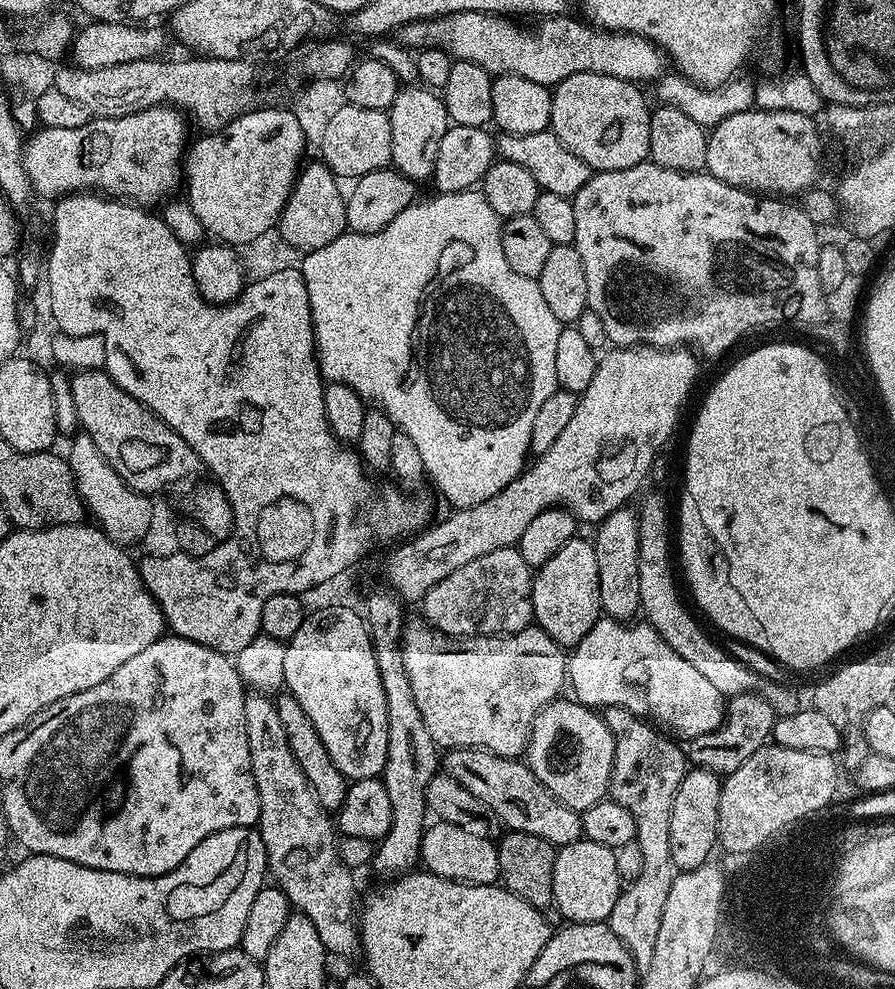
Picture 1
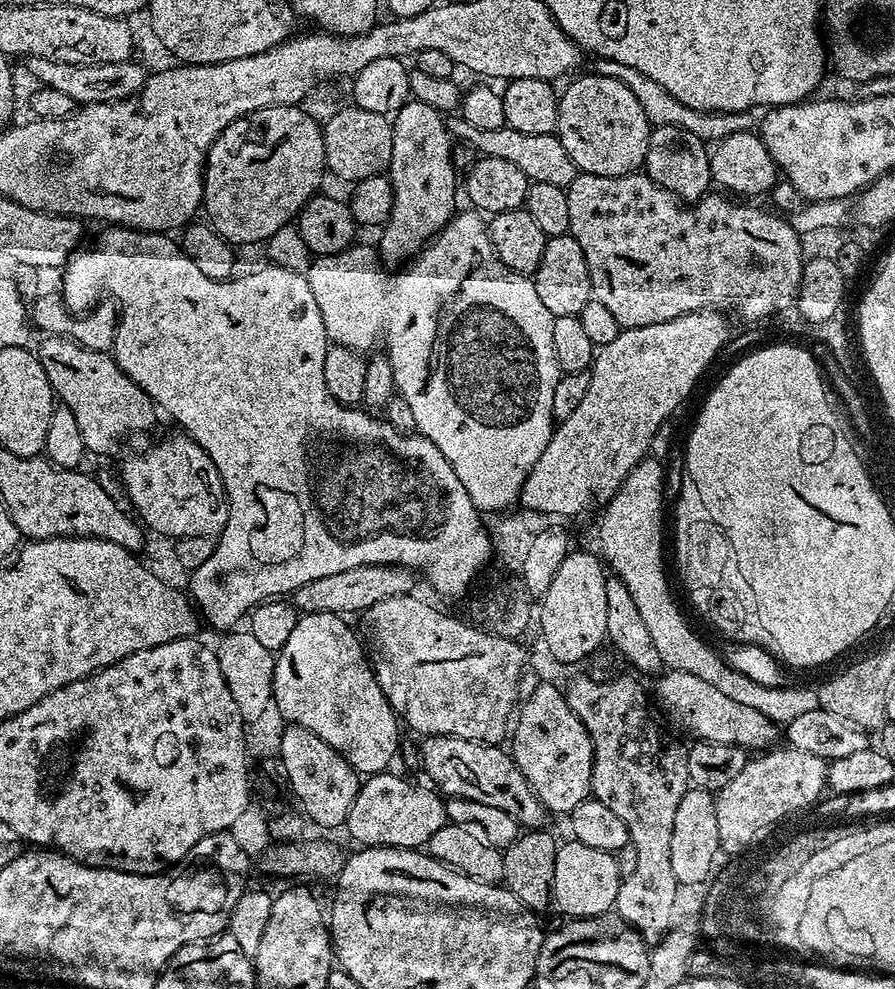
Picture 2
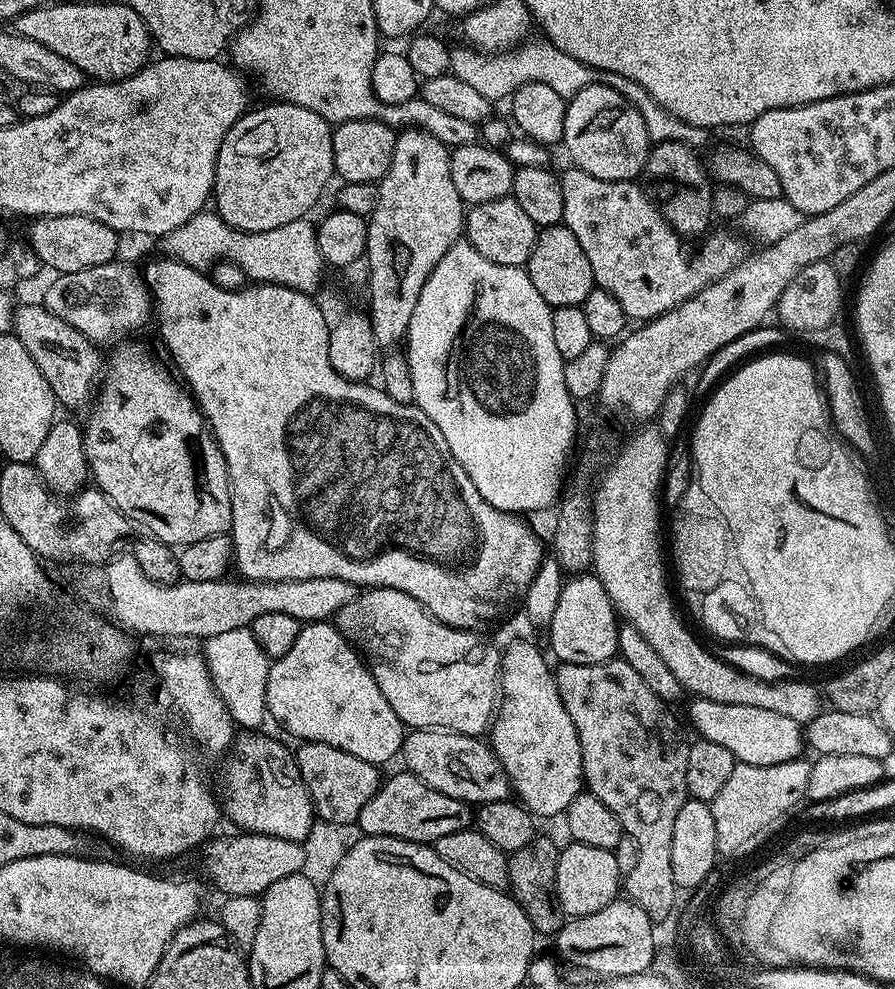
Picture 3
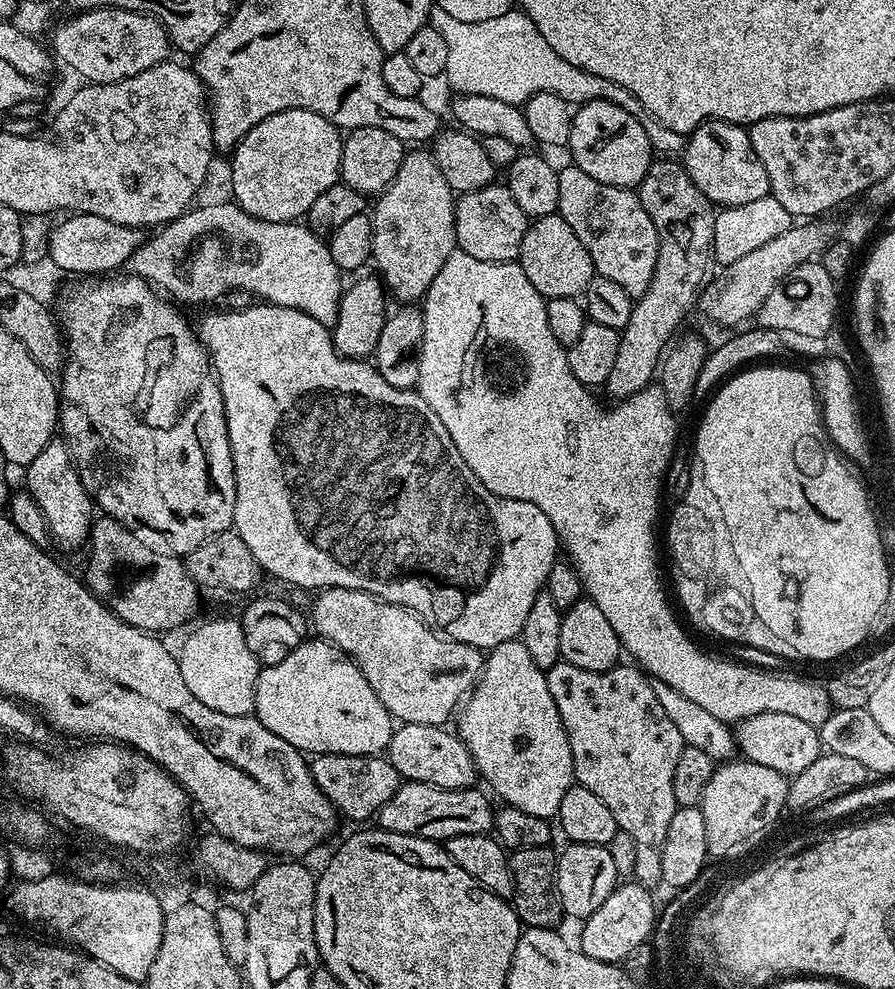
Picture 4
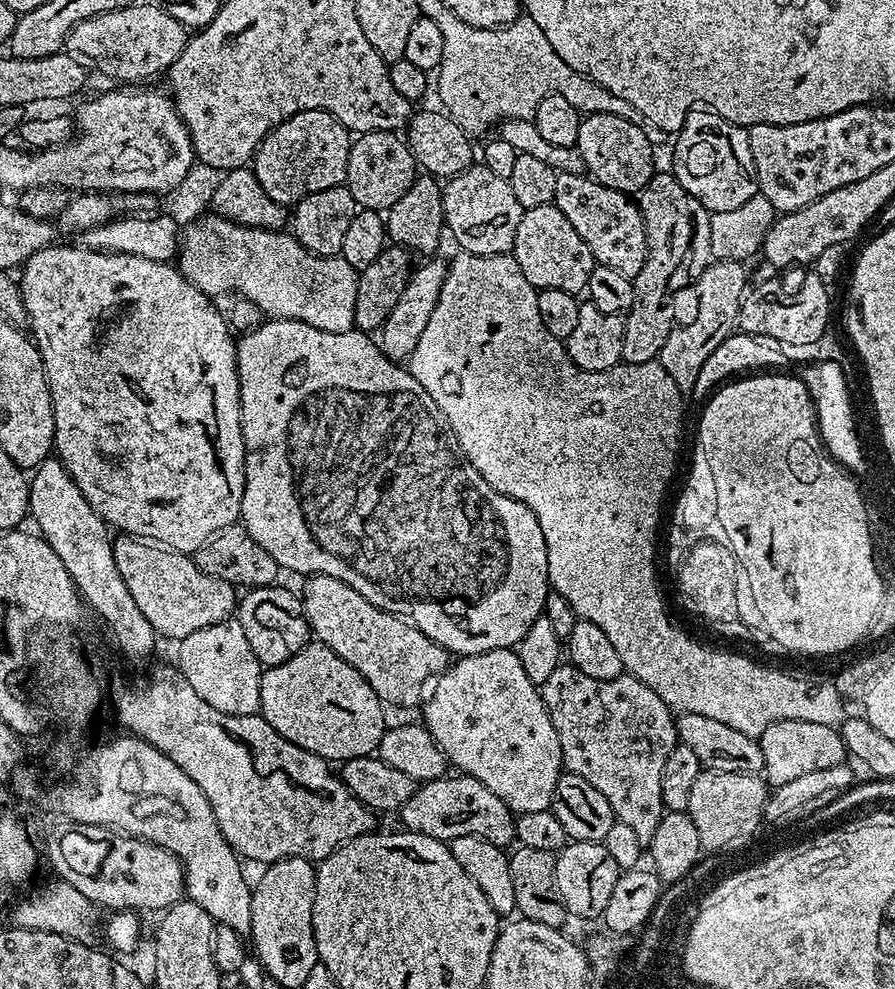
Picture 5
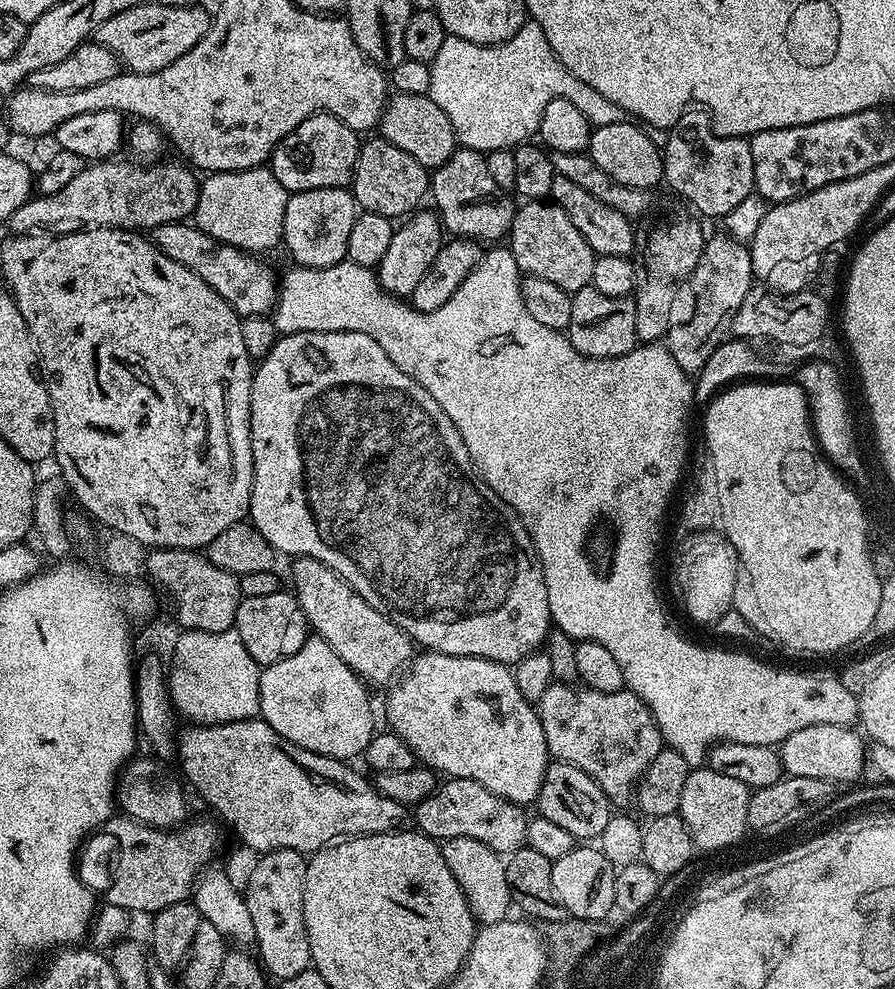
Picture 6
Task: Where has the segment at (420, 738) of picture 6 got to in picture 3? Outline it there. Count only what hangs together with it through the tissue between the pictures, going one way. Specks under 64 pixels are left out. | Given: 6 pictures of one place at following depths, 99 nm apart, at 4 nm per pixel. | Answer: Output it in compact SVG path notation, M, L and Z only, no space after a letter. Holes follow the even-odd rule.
M512 640L500 658L498 707L490 725L490 747L508 775L515 799L533 817L563 817L564 811L585 787L582 770L582 746L562 706L553 669L548 669L536 644Z

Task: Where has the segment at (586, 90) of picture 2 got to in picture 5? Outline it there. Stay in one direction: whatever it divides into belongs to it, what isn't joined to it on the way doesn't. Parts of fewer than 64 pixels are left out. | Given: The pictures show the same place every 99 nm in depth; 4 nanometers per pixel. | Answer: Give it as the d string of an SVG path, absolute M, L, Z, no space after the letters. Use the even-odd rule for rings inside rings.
M614 114L585 115L578 126L576 149L582 154L587 175L619 192L640 193L646 182L650 182L654 171L654 146L648 141L646 134L642 134L642 130L634 126L634 122L614 118Z

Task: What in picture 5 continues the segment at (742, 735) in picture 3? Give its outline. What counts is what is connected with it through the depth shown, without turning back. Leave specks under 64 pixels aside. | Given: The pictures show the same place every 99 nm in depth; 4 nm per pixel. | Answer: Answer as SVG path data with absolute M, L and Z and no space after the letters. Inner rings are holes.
M783 720L770 725L758 739L764 759L763 775L773 789L786 782L794 782L794 778L802 778L802 774L811 774L814 770L826 770L830 766L843 764L846 760L844 739L830 724Z

